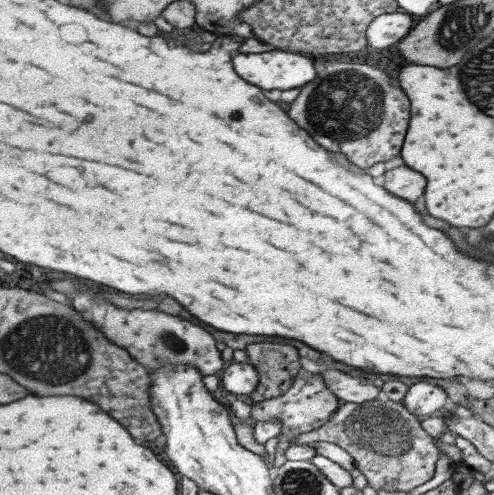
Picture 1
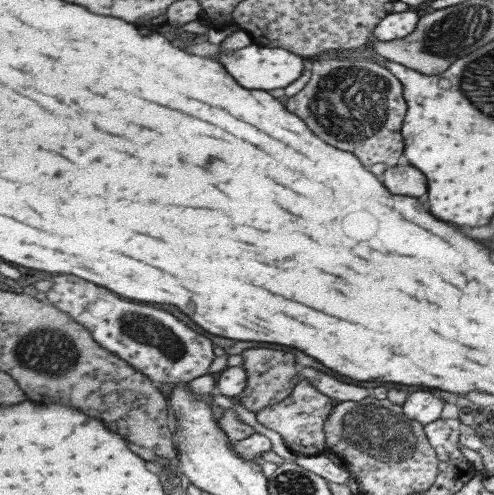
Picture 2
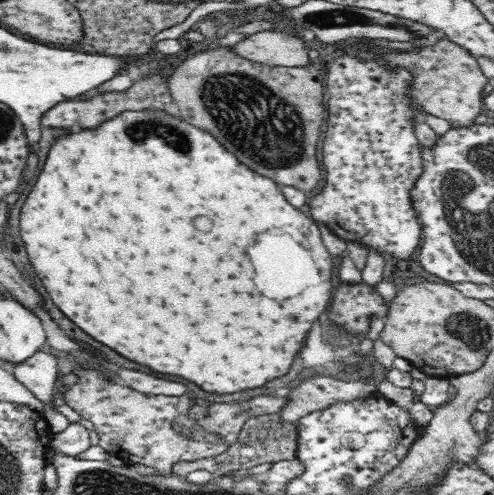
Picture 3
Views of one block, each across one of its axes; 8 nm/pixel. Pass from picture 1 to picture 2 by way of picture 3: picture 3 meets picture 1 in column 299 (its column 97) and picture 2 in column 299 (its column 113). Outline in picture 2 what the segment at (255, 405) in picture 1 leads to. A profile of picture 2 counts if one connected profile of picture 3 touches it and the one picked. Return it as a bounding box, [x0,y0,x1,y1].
[257,378,337,456]

